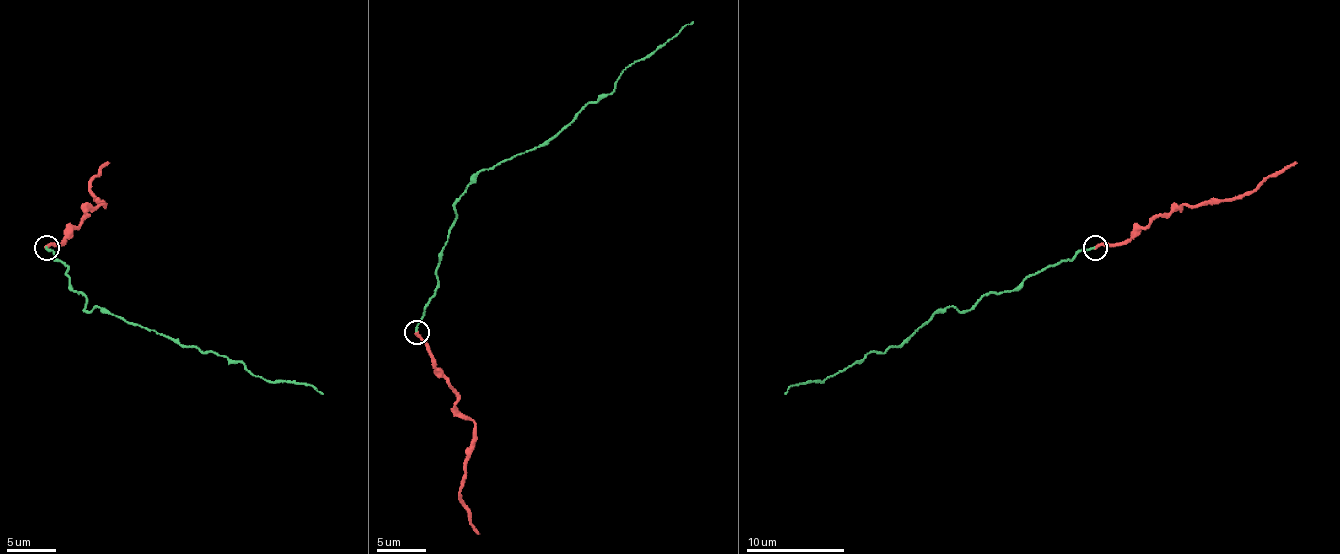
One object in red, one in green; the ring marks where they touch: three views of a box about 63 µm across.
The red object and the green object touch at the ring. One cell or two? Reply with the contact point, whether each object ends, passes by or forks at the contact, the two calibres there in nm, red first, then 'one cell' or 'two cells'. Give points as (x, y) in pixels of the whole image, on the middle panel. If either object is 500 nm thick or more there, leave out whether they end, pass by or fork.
at (417, 332); red ends there; green ends there; 260 nm thick on the red side, 160 nm on the other; two cells

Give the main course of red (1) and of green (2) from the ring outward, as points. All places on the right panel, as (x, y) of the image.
1: (1096, 248), (1128, 241), (1157, 216), (1187, 206), (1241, 199), (1268, 177), (1275, 177), (1297, 162)
2: (1093, 248), (961, 312), (941, 307), (899, 346), (870, 351), (784, 393)

